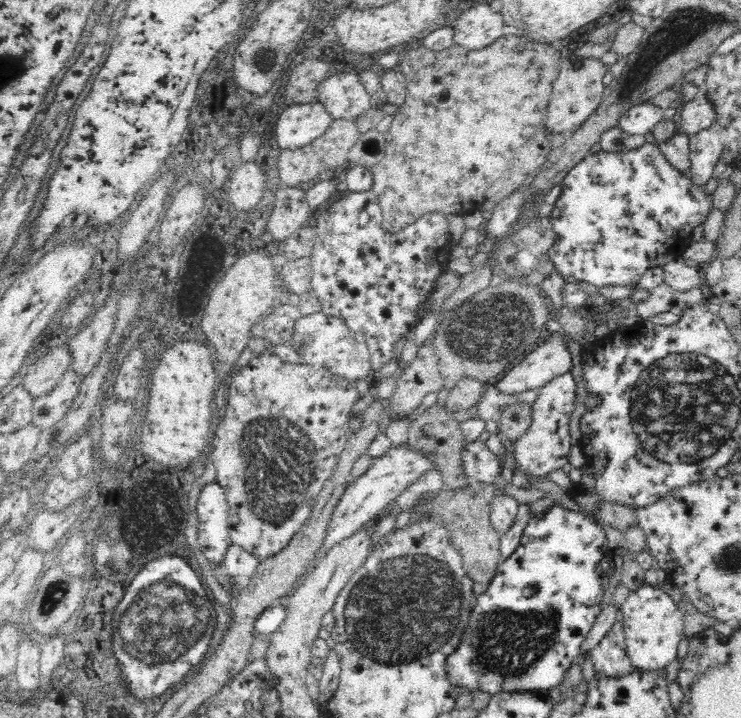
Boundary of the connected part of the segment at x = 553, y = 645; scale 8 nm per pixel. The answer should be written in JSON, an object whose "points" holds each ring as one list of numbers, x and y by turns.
{"points":[[555,505,548,511,532,514,528,524,521,534,521,539,516,550,512,554,502,560,500,566,497,566,496,576,492,581,488,582,483,593,477,595,474,600,474,608,470,610,470,620,468,626,464,630,464,636,458,644,458,648,451,652,446,659,445,672,448,678,458,686,459,692,468,690,468,692,488,692,491,696,500,692,536,692,537,694,547,694,551,688,558,686,558,682,564,680,566,670,574,664,577,657,581,654,580,646,584,642,584,638,588,636,590,628,594,626,596,617,602,609,602,596,606,594,607,585,610,584,610,576,612,576,612,568,610,566,612,555,610,549,606,546,605,532,600,521,596,521,598,517,592,518,590,514,573,512]]}

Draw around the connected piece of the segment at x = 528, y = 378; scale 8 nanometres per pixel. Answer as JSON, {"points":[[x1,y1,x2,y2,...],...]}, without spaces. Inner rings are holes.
{"points":[[554,329,548,340,506,371,495,387,504,394,514,396,526,390,539,390,554,377,569,372,570,351,562,338,560,330]]}

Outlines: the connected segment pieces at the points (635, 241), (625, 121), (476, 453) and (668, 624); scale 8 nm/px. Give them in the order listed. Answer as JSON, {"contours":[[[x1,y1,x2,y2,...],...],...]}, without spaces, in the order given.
{"contours":[[[656,142,630,152,601,150,589,154,561,180,561,193,549,214,556,242,548,249,555,270,566,283,588,282,596,287,632,286,650,268,664,267,683,256,692,230,702,224,713,208,711,195,696,186,690,176,672,166]],[[653,100,626,110,619,118,617,127,626,134,648,134,664,118,664,110,653,104]],[[476,440,464,445,462,457,464,457,464,475,468,479,486,484,502,480,504,464,496,454,490,452,484,442]],[[642,585,628,595,621,606,626,654,640,671,660,671,676,659,678,644,684,636,682,611,672,597,658,586]]]}

